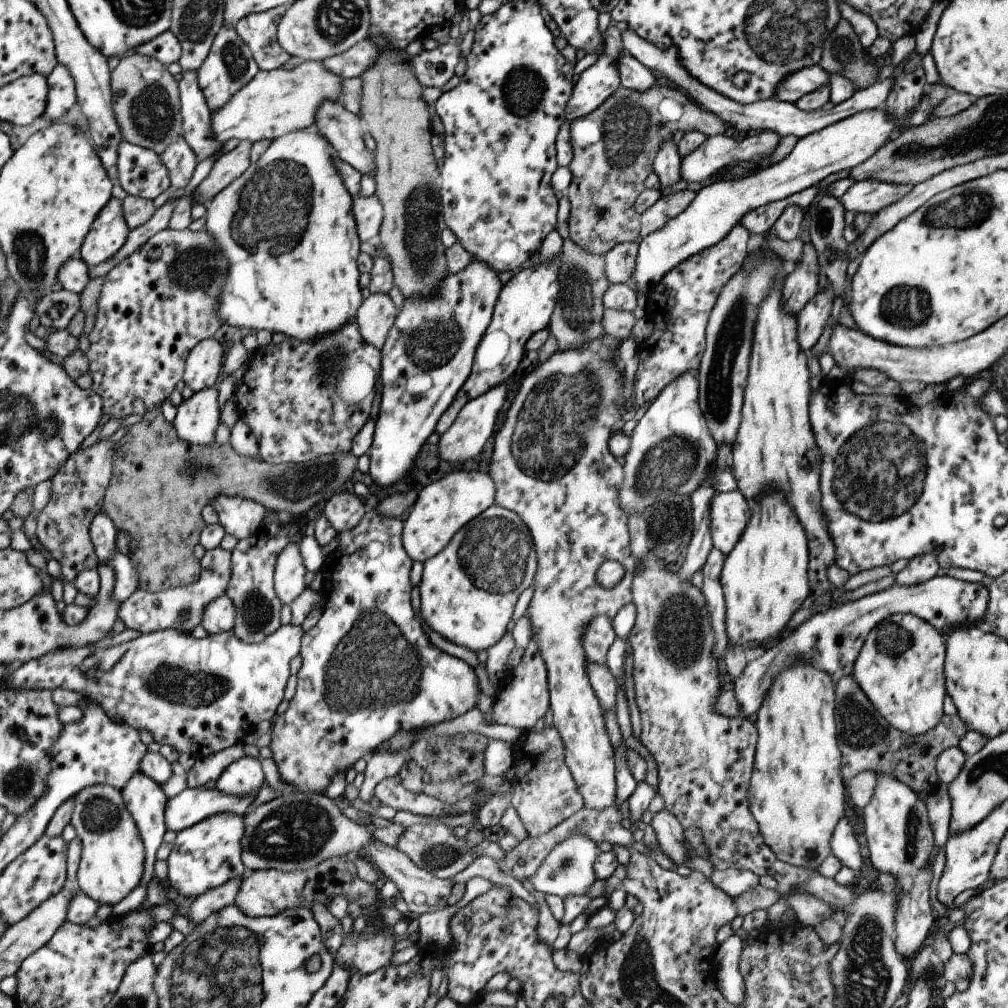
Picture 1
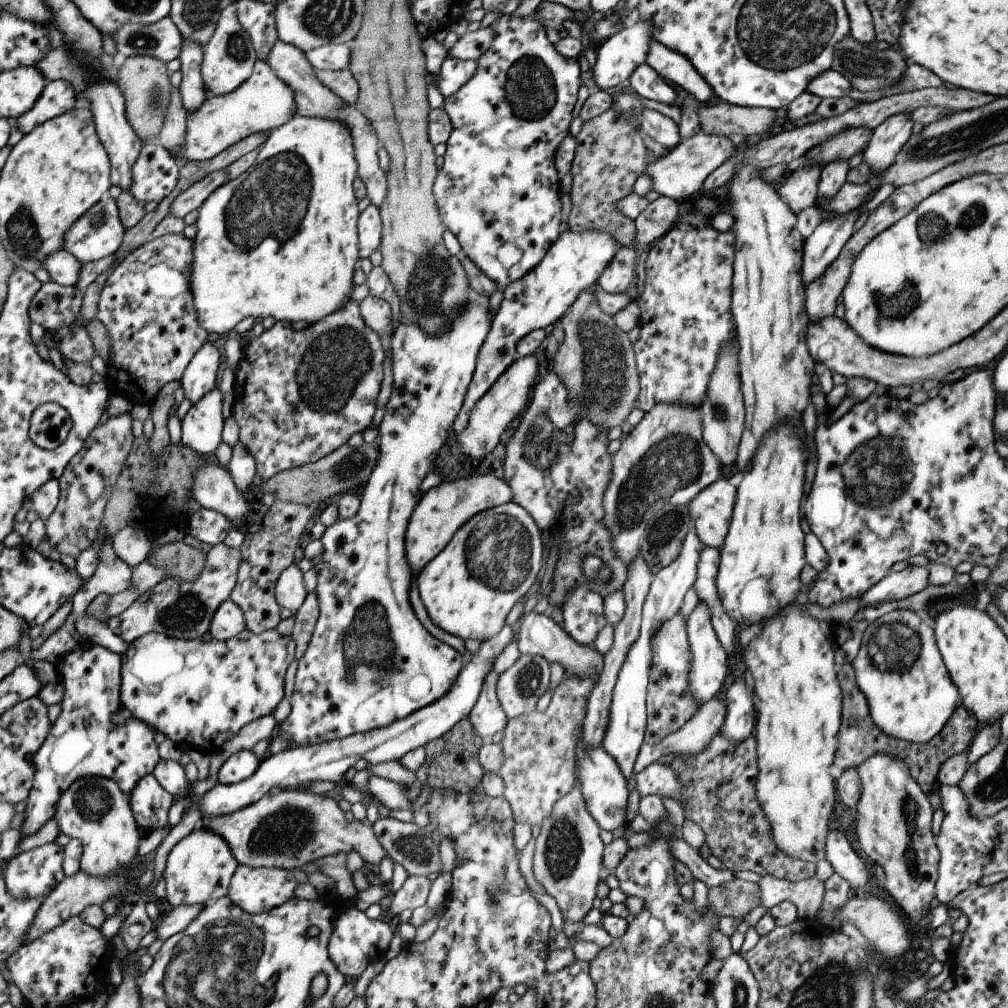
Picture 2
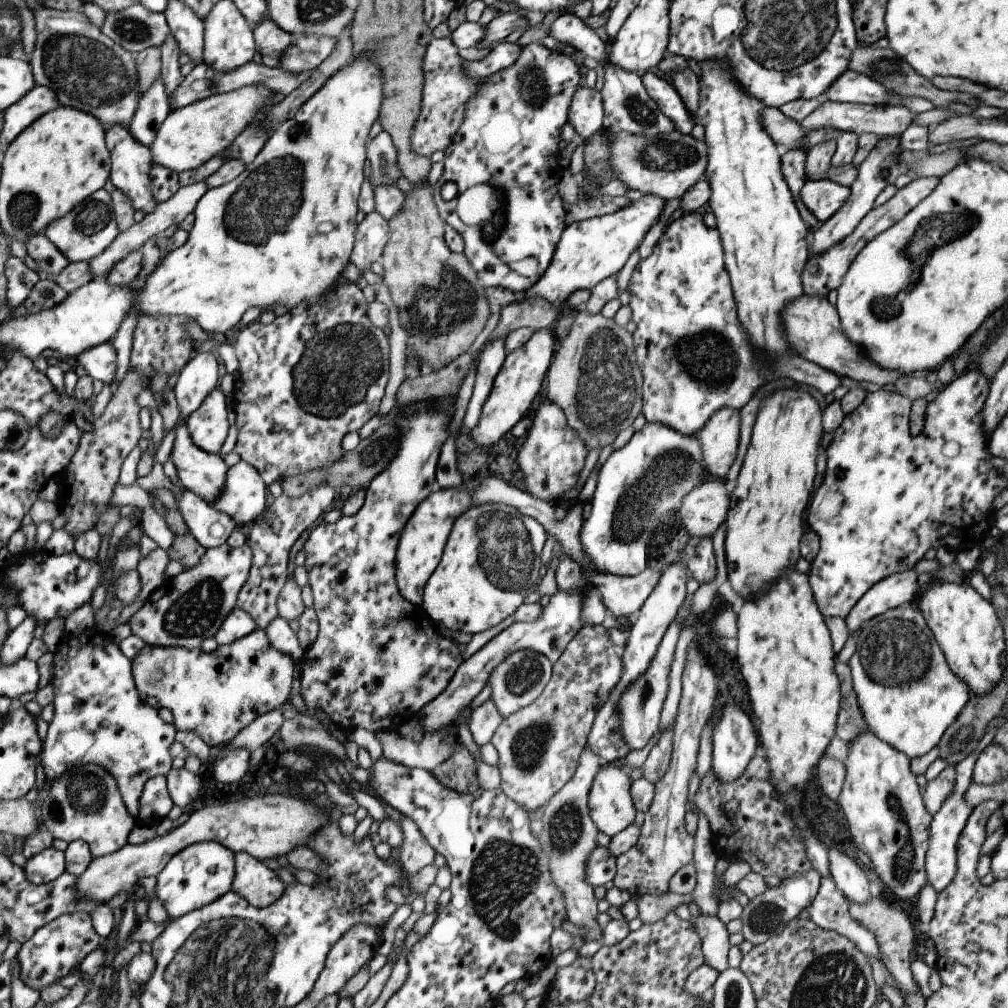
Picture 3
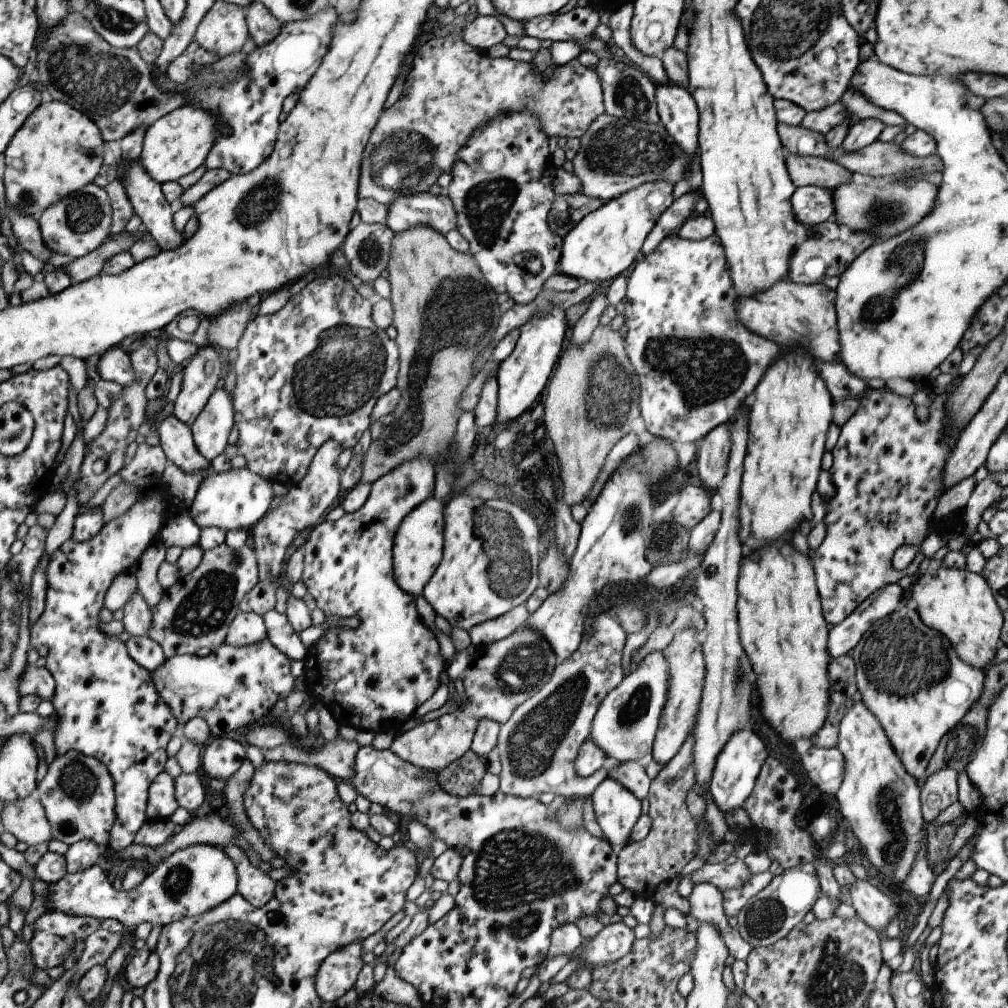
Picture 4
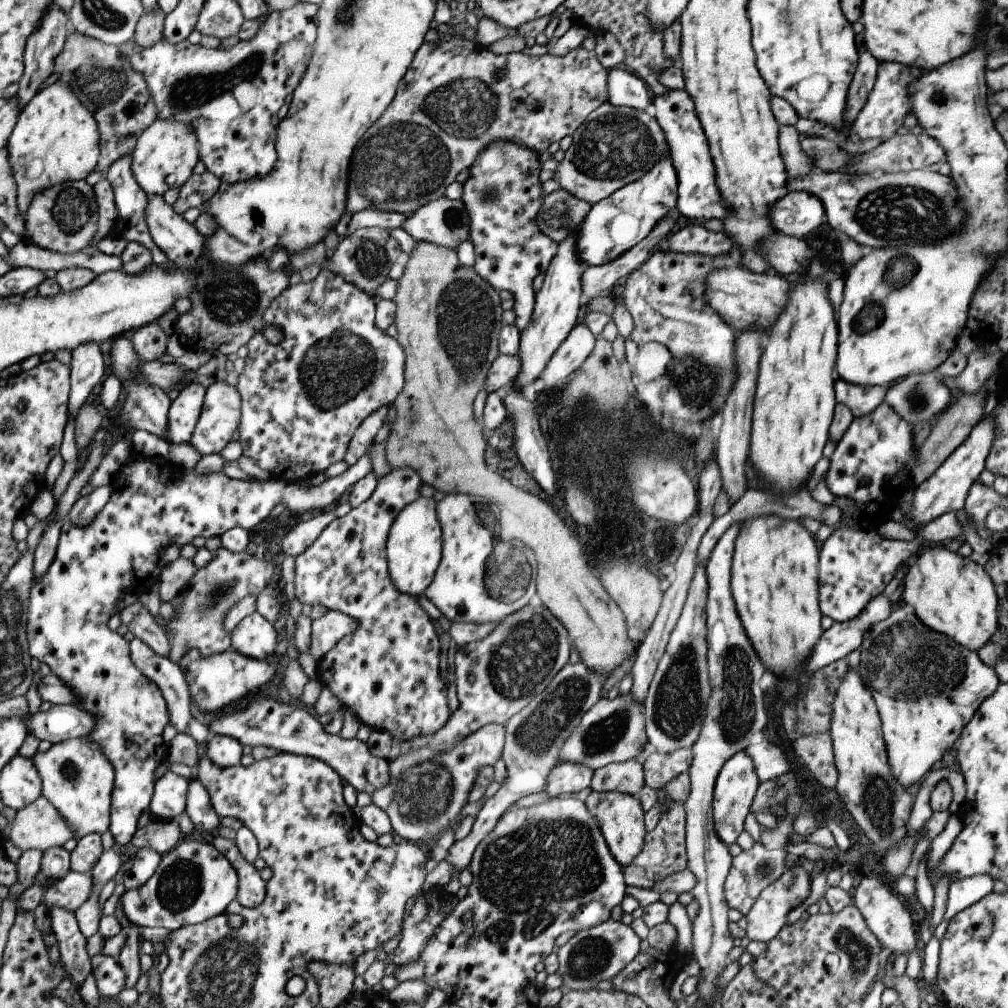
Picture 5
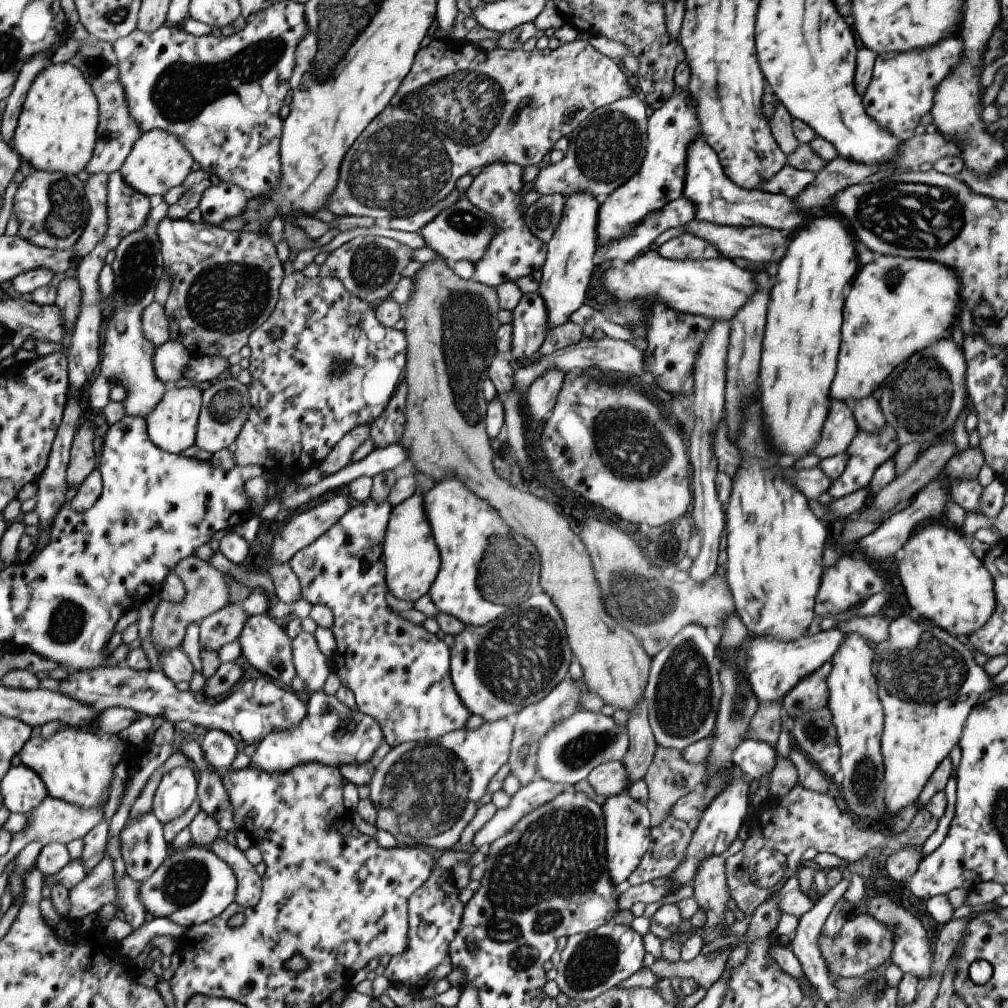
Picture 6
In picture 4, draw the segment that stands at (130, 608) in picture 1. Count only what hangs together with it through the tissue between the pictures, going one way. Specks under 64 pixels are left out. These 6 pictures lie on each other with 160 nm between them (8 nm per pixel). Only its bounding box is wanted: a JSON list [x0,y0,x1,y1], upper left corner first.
[145,542,262,659]

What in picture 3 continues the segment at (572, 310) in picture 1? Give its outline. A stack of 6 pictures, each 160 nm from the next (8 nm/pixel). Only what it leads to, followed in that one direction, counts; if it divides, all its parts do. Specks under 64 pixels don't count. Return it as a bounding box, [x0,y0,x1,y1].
[541,307,642,450]

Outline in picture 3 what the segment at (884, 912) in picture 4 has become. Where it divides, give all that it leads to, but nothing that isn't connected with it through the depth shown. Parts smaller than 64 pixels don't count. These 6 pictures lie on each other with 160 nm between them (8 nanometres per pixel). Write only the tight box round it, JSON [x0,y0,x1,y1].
[826,847,872,903]

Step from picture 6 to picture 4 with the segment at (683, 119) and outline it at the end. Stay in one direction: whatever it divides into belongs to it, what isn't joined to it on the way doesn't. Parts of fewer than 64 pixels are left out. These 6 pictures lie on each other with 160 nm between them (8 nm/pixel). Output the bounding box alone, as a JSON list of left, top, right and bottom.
[557,181,673,283]

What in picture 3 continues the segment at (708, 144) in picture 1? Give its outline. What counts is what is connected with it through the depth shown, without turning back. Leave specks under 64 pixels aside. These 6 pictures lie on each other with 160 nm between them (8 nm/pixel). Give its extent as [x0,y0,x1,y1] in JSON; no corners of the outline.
[610,130,706,201]

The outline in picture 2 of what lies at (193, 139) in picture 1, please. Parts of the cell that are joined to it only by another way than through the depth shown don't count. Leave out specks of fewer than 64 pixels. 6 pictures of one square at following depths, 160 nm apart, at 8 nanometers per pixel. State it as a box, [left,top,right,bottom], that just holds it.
[177,41,208,116]

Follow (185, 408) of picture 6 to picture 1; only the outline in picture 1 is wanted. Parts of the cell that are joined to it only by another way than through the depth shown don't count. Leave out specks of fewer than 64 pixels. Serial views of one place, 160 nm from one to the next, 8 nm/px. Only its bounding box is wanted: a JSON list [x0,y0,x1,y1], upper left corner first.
[182,338,226,394]

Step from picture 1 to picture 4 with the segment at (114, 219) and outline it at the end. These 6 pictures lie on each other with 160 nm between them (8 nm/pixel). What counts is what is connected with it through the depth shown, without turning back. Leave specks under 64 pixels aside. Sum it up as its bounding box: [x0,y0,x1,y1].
[35,183,111,259]

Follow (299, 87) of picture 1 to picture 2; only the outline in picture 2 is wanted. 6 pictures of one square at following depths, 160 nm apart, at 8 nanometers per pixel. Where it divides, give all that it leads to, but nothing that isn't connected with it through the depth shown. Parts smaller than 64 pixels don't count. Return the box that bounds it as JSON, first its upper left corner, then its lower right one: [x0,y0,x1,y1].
[173,60,295,162]

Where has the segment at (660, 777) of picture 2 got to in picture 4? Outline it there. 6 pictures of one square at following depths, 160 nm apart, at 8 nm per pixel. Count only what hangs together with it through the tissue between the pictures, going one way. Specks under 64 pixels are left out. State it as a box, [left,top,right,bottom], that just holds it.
[651,629,704,765]

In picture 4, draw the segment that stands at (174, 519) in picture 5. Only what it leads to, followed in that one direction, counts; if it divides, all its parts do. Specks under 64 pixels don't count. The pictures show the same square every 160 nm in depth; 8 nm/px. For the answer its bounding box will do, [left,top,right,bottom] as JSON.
[29,467,276,853]

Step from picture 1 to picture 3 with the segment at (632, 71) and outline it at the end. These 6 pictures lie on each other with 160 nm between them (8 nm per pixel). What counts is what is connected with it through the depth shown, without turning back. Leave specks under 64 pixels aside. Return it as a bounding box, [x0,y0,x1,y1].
[639,71,694,135]

